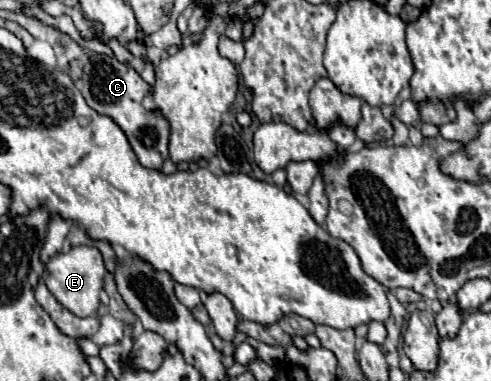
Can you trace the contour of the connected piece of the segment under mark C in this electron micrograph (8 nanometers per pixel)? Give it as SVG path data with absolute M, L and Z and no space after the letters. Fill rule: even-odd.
M94 54L84 66L82 82L84 82L82 96L86 98L88 106L94 108L98 114L110 116L122 128L142 166L160 170L164 160L168 158L170 124L168 120L164 120L164 116L160 116L160 112L146 110L142 106L142 100L152 92L152 86L144 82L134 68L118 62L116 58L98 56L98 54Z

